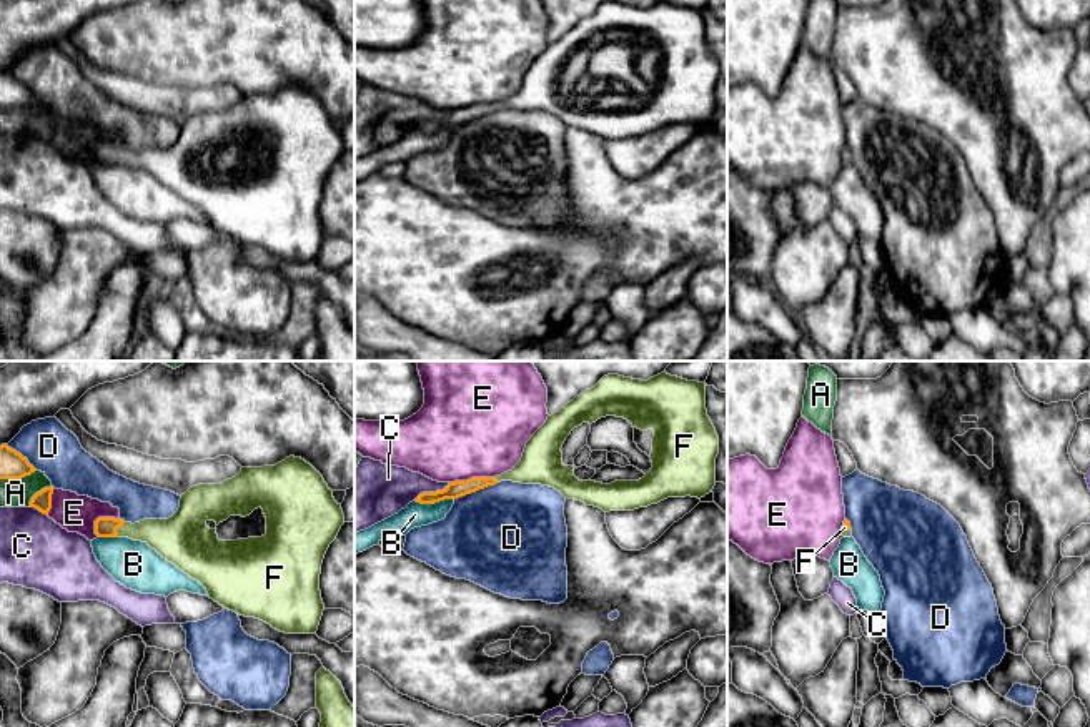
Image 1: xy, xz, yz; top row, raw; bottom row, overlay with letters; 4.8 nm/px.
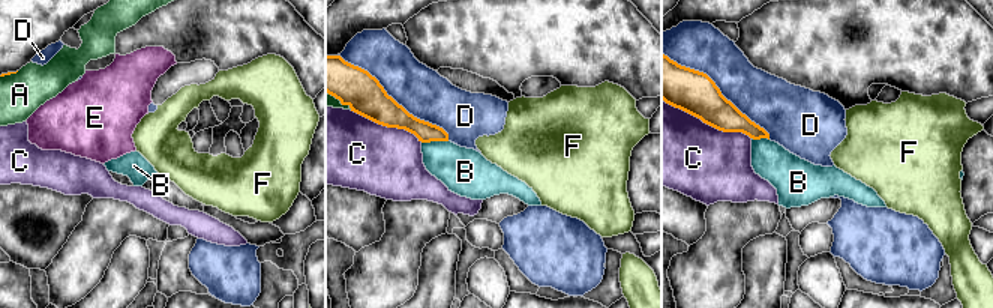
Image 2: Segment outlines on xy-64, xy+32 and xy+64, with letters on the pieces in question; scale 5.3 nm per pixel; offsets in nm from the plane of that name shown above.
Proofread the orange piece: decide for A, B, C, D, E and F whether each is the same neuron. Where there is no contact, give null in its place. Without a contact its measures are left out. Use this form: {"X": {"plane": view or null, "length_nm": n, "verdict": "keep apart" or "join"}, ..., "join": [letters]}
{"A": {"plane": "xy", "length_nm": 180, "verdict": "keep apart"}, "B": {"plane": "xz", "length_nm": 190, "verdict": "keep apart"}, "C": {"plane": "xz", "length_nm": 200, "verdict": "keep apart"}, "D": {"plane": "xz", "length_nm": 240, "verdict": "keep apart"}, "E": {"plane": "xz", "length_nm": 220, "verdict": "keep apart"}, "F": {"plane": "xy", "length_nm": 80, "verdict": "join"}, "join": ["F"]}

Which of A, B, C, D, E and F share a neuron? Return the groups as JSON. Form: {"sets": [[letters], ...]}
{"sets": [["A"], ["B"], ["C"], ["D"], ["E"], ["F"]]}

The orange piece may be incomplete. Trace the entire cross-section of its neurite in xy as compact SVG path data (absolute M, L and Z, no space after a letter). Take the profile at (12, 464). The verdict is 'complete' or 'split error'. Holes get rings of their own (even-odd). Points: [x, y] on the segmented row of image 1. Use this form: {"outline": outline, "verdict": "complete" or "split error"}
{"outline": "M0 446L0 479L22 479L37 469L15 449Z", "verdict": "complete"}

